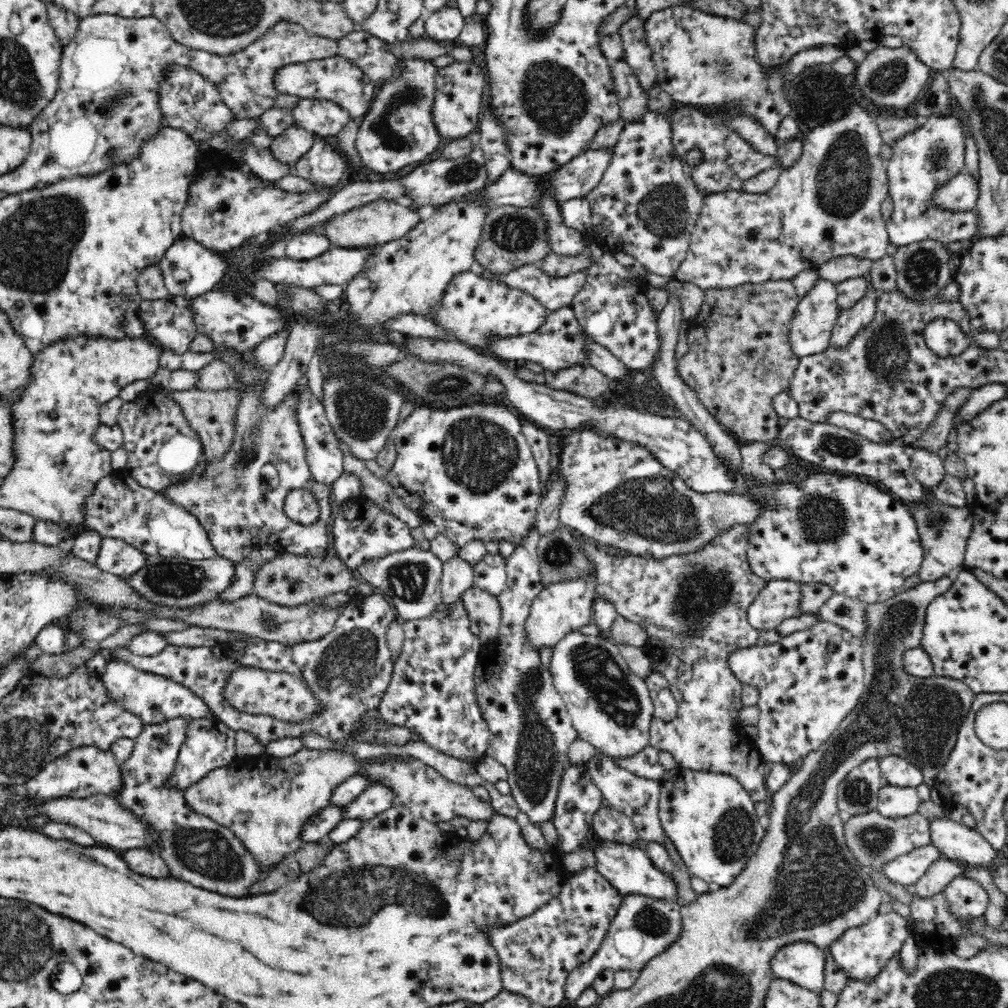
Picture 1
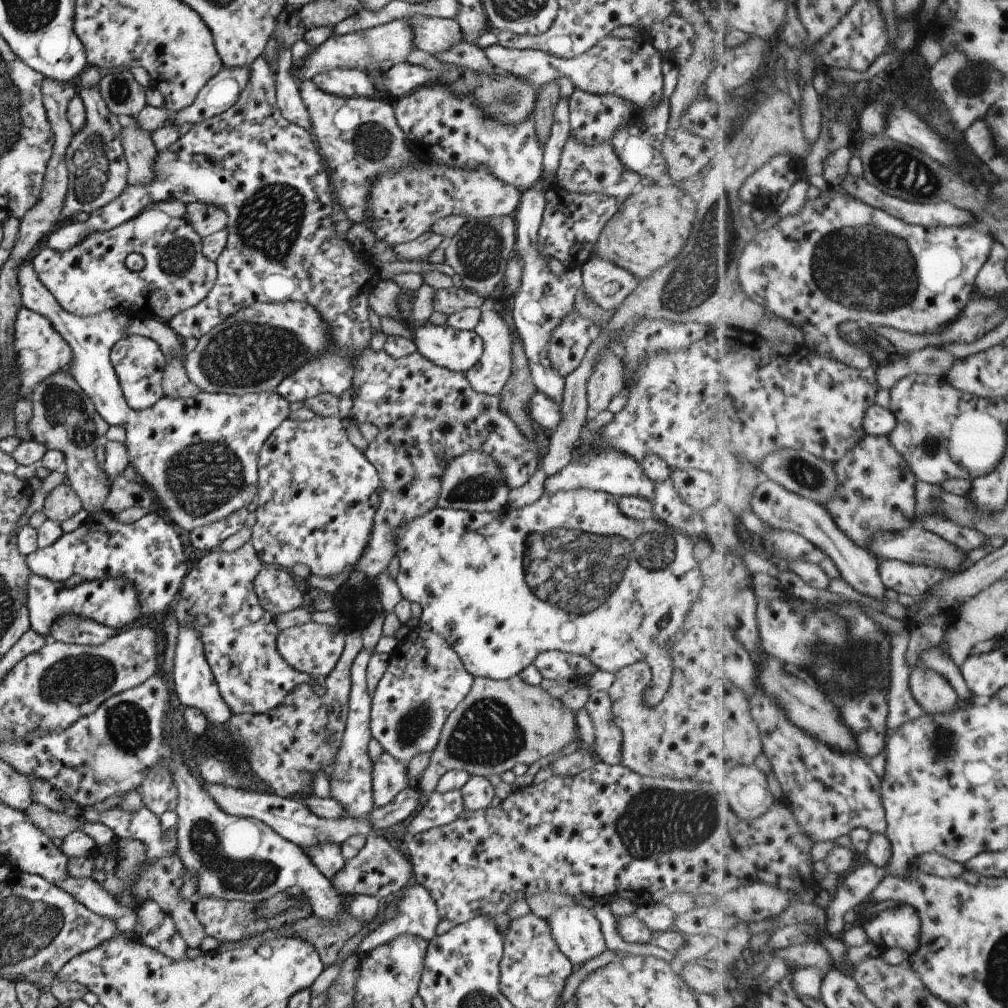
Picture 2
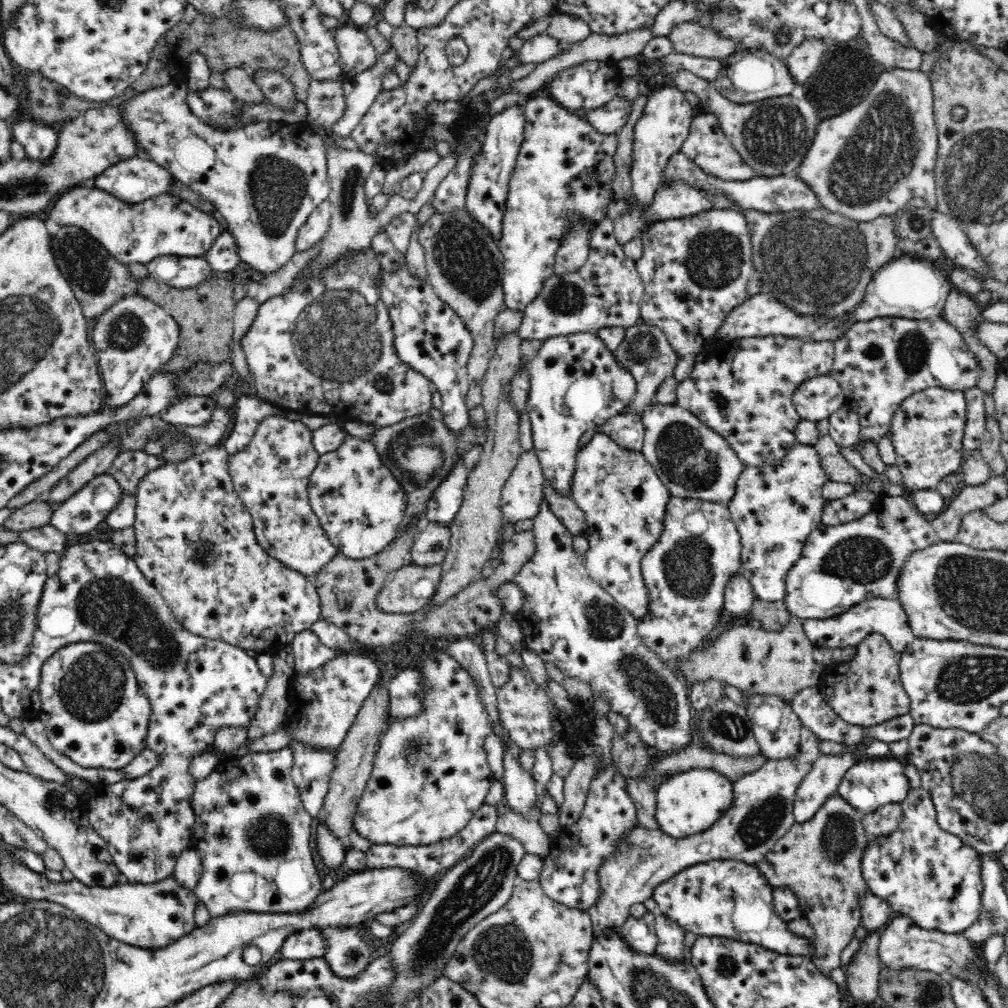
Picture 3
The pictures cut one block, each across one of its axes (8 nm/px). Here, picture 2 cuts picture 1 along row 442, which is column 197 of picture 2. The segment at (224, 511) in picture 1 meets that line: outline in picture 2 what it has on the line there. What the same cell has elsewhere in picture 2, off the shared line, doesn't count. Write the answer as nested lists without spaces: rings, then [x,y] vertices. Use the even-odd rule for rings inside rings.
[[[171,199],[151,203],[137,216],[108,231],[93,231],[66,251],[57,252],[49,247],[41,248],[30,263],[41,284],[65,312],[86,317],[104,310],[114,310],[124,313],[129,320],[153,318],[168,325],[173,316],[201,302],[213,286],[216,264],[201,252],[201,241],[202,237],[188,223],[185,205]],[[131,252],[139,253],[143,257],[145,265],[139,271],[125,268],[123,260]]]

